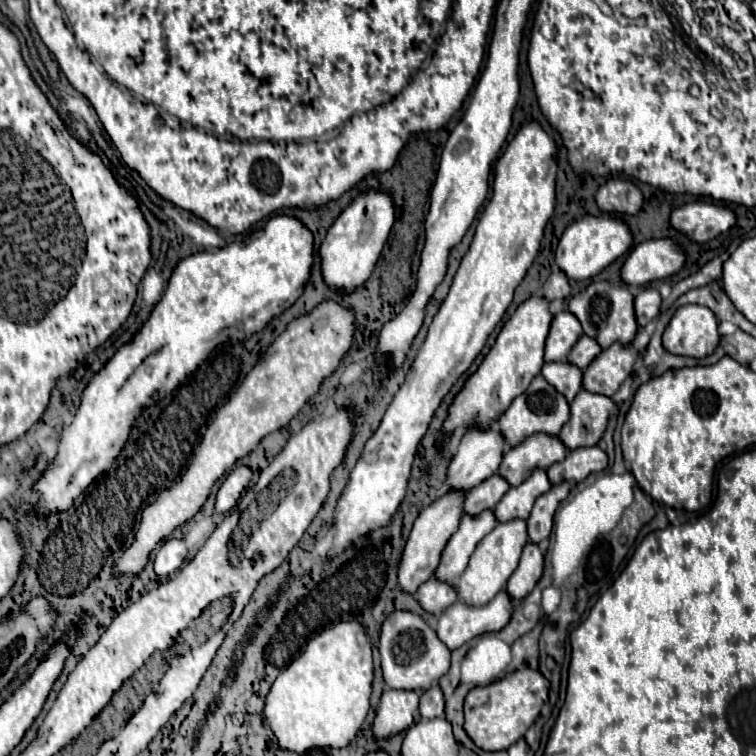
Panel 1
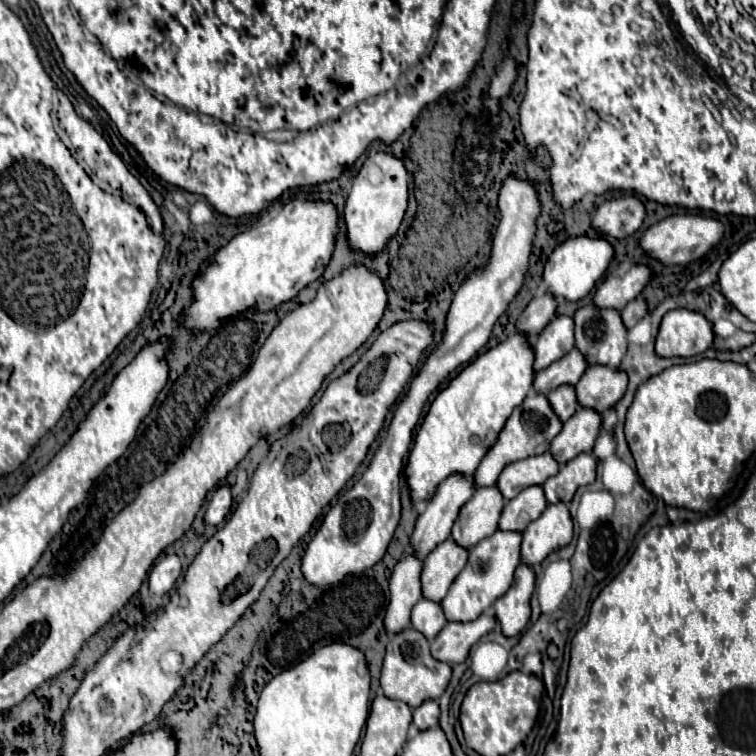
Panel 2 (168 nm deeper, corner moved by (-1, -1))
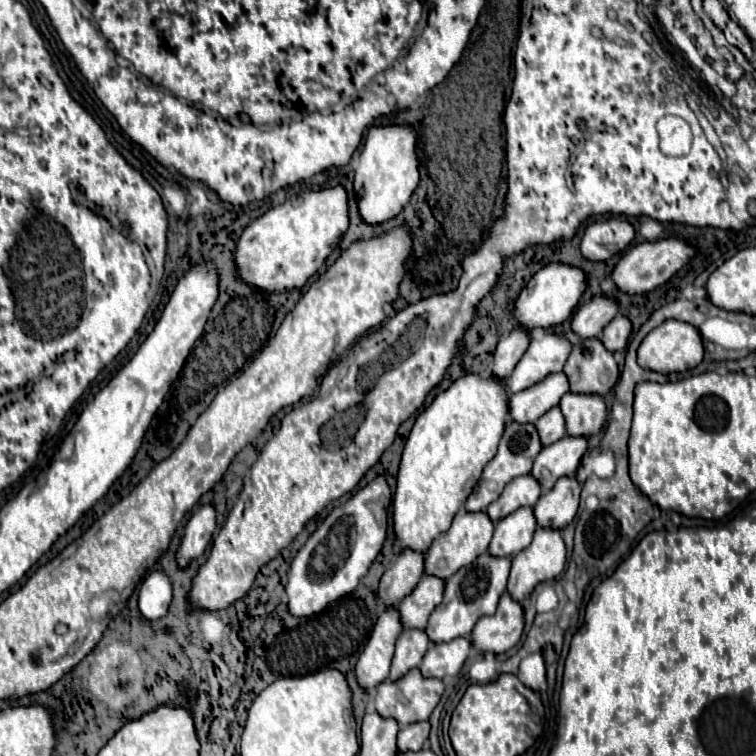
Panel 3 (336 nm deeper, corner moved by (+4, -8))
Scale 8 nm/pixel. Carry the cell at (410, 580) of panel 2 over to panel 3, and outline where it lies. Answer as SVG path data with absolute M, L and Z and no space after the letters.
M384 608L372 630L372 636L356 662L356 676L360 686L372 690L388 678L390 662L394 656L394 644L402 634L402 622L398 622L398 608Z

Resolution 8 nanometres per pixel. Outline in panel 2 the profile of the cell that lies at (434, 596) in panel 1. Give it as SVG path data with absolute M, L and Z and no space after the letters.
M421 599L411 611L413 629L421 631L429 641L435 639L435 635L445 627L445 623L447 619L439 603L427 603L427 599Z

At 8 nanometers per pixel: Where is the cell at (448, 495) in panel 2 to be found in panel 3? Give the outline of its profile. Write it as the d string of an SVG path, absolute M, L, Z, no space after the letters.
M404 548L400 556L396 556L394 564L384 572L378 588L384 606L398 606L400 600L406 594L410 594L410 590L424 574L422 562L424 562L424 552L410 548Z

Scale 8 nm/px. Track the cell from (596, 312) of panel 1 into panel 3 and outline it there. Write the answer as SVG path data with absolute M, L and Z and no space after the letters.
M570 336L570 342L574 346L564 366L570 390L578 394L606 396L618 380L614 352L606 350L600 338Z

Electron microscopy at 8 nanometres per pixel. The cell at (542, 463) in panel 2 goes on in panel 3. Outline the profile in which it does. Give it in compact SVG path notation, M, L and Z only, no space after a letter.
M532 474L514 478L514 482L506 484L506 490L500 494L500 498L486 508L486 514L490 516L492 522L498 522L504 516L512 514L514 510L518 510L520 506L534 506L540 494L542 486Z

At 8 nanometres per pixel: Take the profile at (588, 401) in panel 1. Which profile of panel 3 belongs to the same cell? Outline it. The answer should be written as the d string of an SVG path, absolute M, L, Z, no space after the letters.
M564 436L558 442L542 448L538 454L532 476L542 484L544 492L550 490L560 476L574 476L580 464L582 454L588 448L586 438L570 438Z

